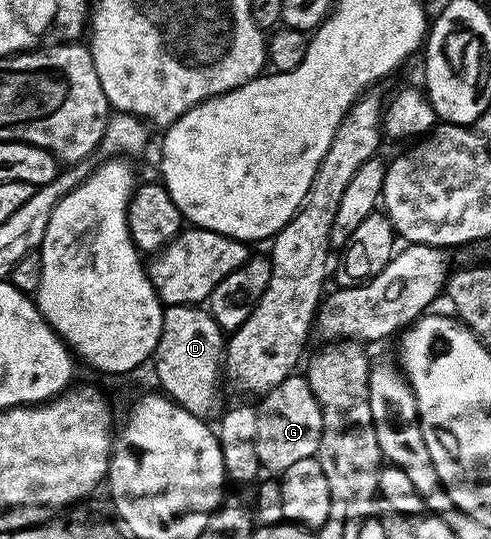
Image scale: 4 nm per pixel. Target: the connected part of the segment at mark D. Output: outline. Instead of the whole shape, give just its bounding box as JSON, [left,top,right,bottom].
[153,305,225,418]

